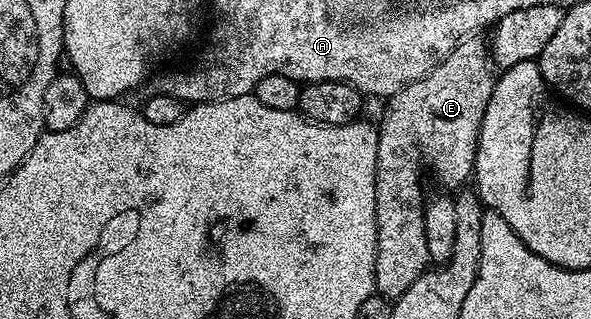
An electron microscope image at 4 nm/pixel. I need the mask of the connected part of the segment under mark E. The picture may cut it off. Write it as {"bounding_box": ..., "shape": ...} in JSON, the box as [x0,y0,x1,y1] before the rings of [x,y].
{"bounding_box":[375,37,496,301],"shape":[[[470,37],[460,41],[424,79],[386,96],[383,116],[377,119],[375,290],[388,301],[400,299],[431,263],[425,249],[423,170],[428,167],[437,182],[454,189],[472,178],[481,121],[496,78],[488,44]]]}

